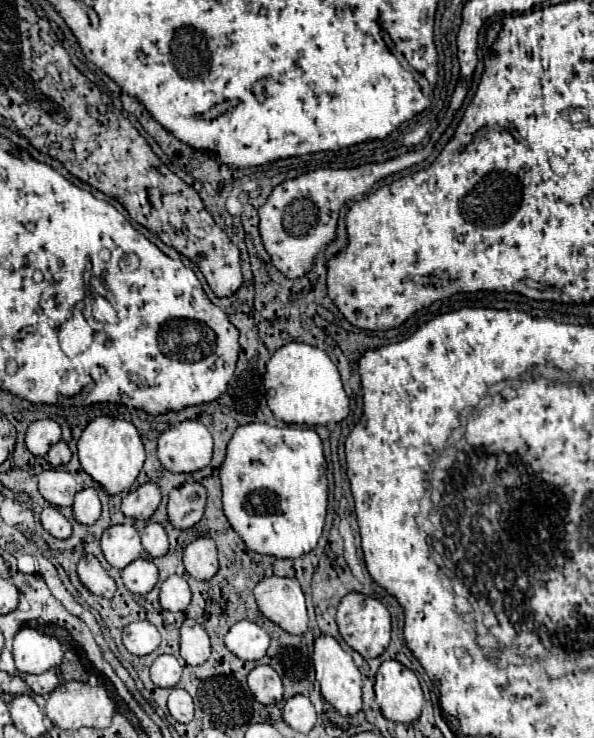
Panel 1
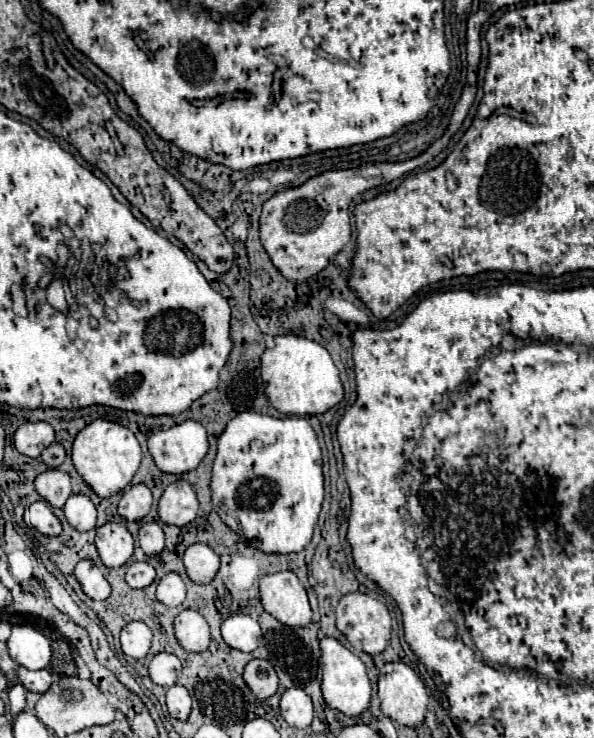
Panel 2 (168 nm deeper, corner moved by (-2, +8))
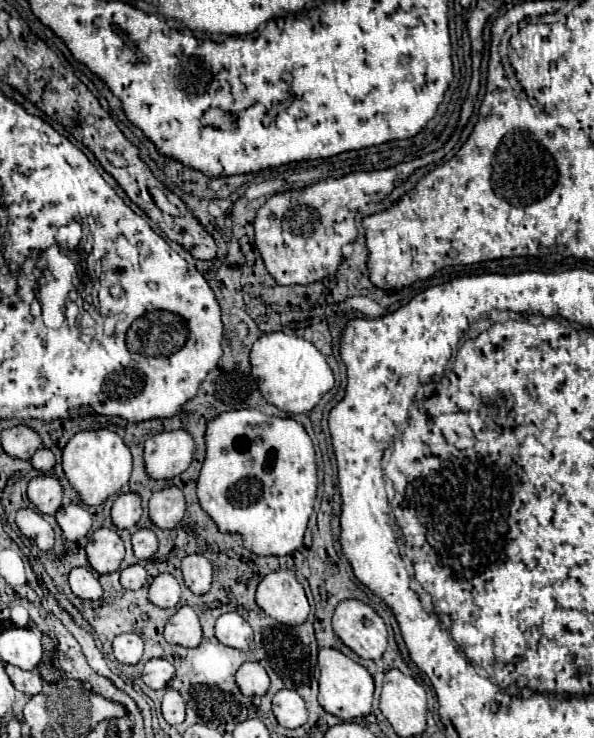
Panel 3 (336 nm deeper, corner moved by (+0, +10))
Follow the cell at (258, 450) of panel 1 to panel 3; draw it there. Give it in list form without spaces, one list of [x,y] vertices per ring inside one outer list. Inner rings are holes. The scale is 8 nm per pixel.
[[[258,409],[228,411],[206,423],[206,459],[198,477],[198,499],[222,533],[240,533],[244,547],[256,555],[288,555],[302,545],[304,531],[316,501],[316,455],[308,433],[286,417],[268,417]]]

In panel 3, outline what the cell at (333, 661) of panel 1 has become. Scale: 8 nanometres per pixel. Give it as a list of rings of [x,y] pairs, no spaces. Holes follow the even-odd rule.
[[[320,649],[318,652],[318,666],[320,669],[320,691],[318,691],[318,703],[322,709],[330,715],[336,715],[340,719],[358,719],[370,715],[372,709],[372,693],[374,693],[374,681],[370,673],[354,663],[350,657],[336,649]]]

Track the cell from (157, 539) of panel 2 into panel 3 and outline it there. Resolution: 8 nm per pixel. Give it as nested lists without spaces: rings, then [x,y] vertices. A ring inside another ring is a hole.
[[[138,529],[132,535],[132,551],[138,559],[150,559],[158,549],[158,539],[152,529]]]

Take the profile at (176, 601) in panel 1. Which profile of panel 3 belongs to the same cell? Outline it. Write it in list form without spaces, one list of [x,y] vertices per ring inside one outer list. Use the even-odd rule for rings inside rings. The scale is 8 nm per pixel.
[[[162,573],[158,577],[154,577],[154,581],[150,583],[148,589],[148,599],[156,605],[156,607],[174,607],[180,601],[180,585],[174,579],[174,575],[170,573]]]

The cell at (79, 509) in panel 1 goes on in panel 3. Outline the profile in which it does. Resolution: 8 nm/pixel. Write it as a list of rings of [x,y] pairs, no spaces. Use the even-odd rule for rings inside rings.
[[[82,505],[60,507],[56,513],[56,521],[62,529],[62,535],[70,541],[78,541],[78,539],[86,537],[90,531],[90,525],[92,525],[92,517],[90,517],[88,509],[84,509]]]

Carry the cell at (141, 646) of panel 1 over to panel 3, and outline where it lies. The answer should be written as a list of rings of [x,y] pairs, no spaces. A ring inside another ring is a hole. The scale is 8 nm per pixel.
[[[122,633],[114,639],[112,649],[114,649],[116,661],[124,665],[136,665],[142,659],[144,643],[142,643],[142,637],[138,637],[138,633]]]

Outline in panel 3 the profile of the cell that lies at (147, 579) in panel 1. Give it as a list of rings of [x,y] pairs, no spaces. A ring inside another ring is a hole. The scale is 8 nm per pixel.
[[[130,565],[120,573],[120,583],[124,589],[140,589],[146,583],[146,569],[142,565]]]

